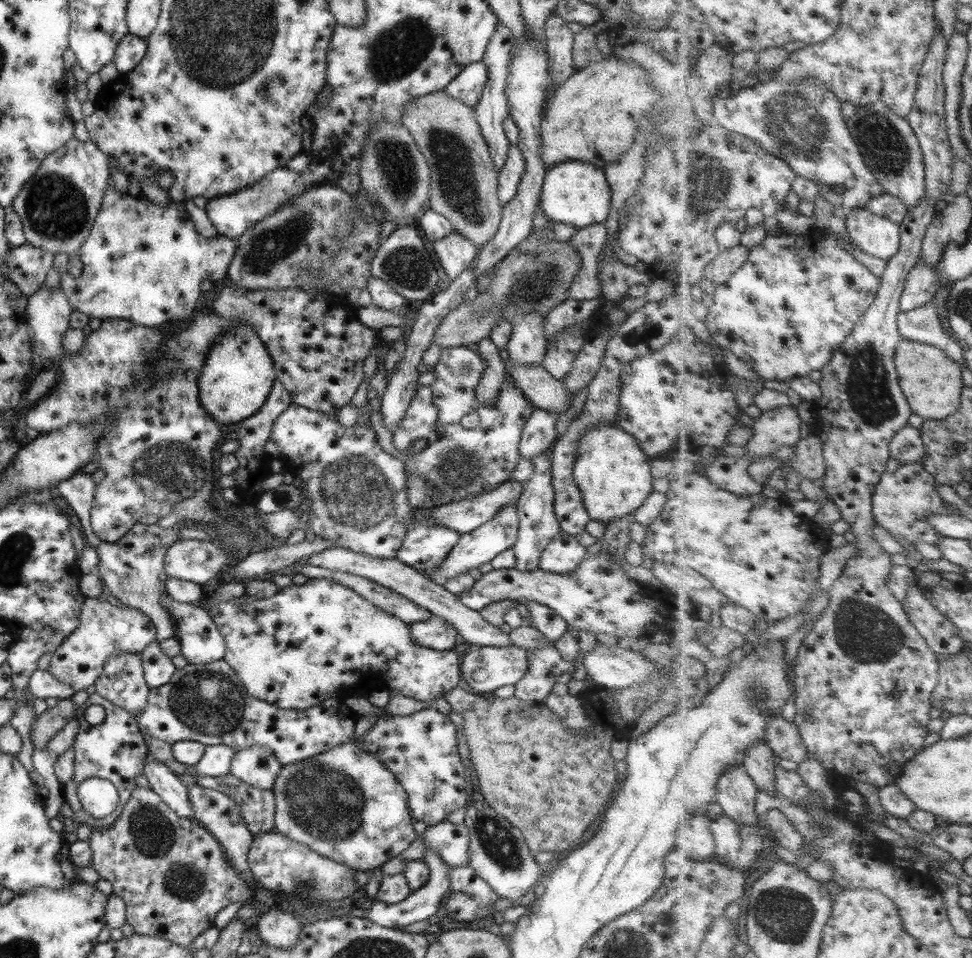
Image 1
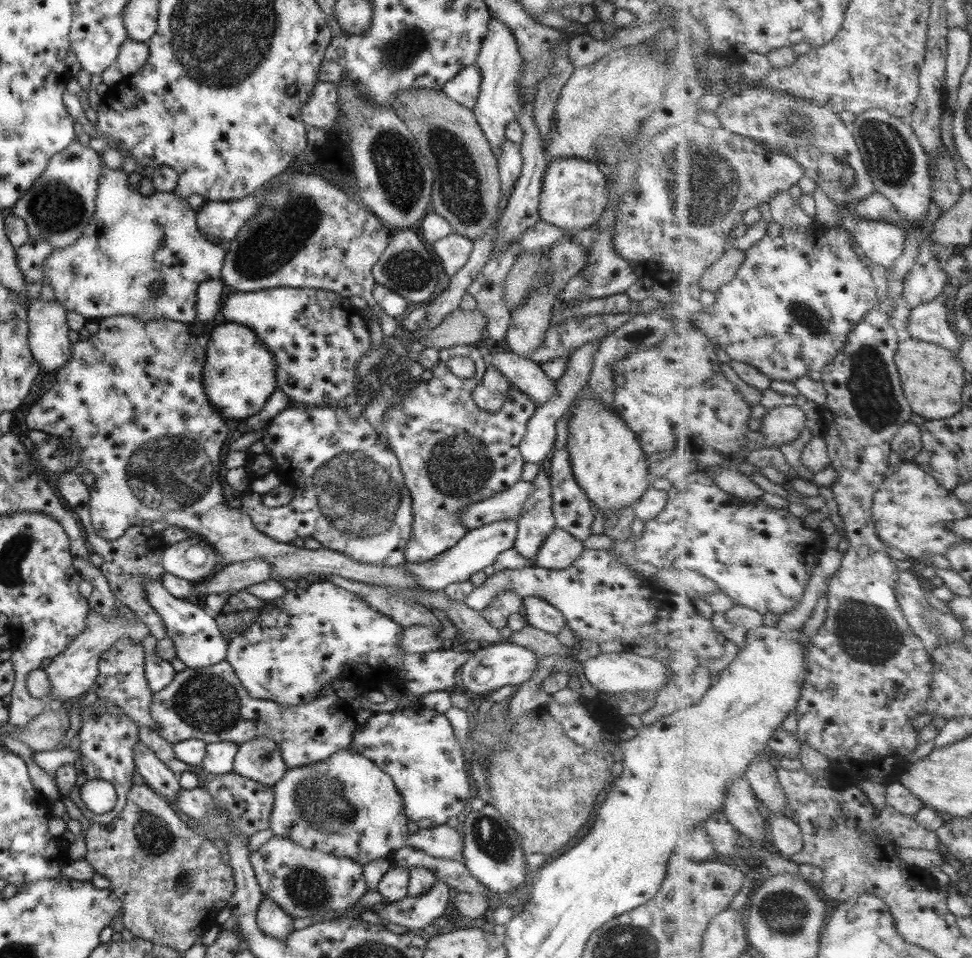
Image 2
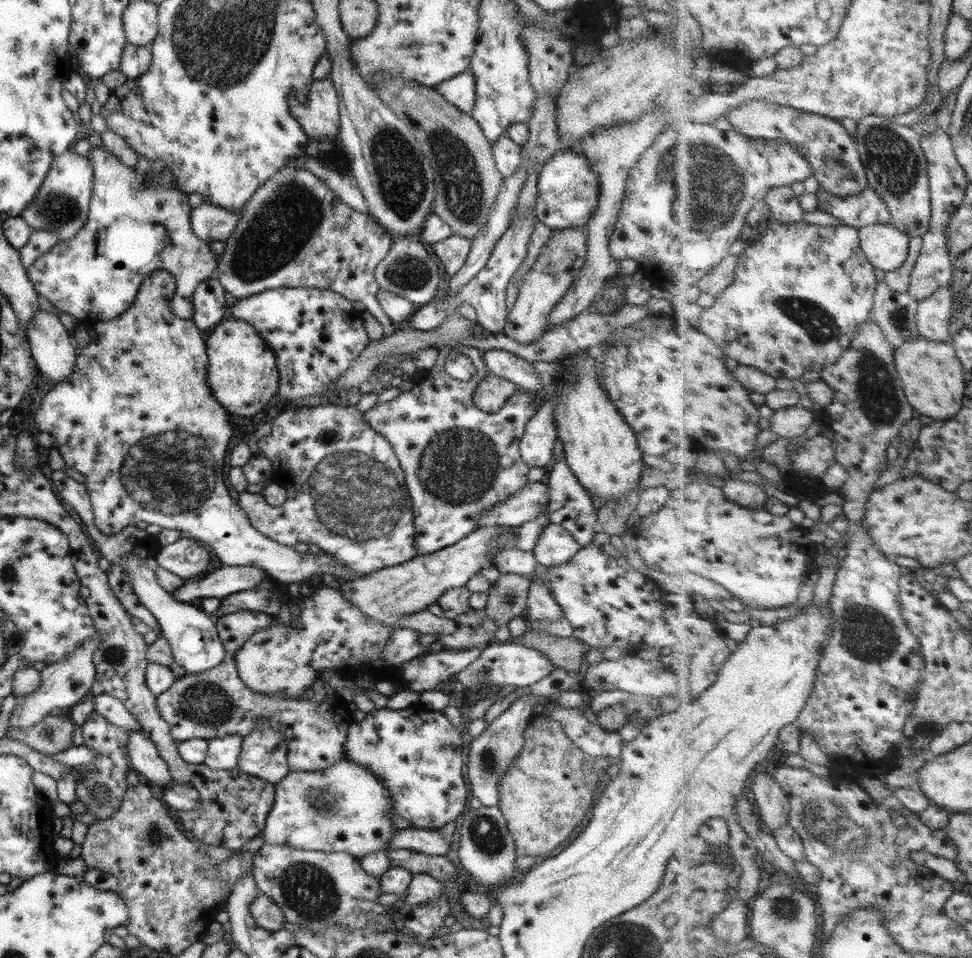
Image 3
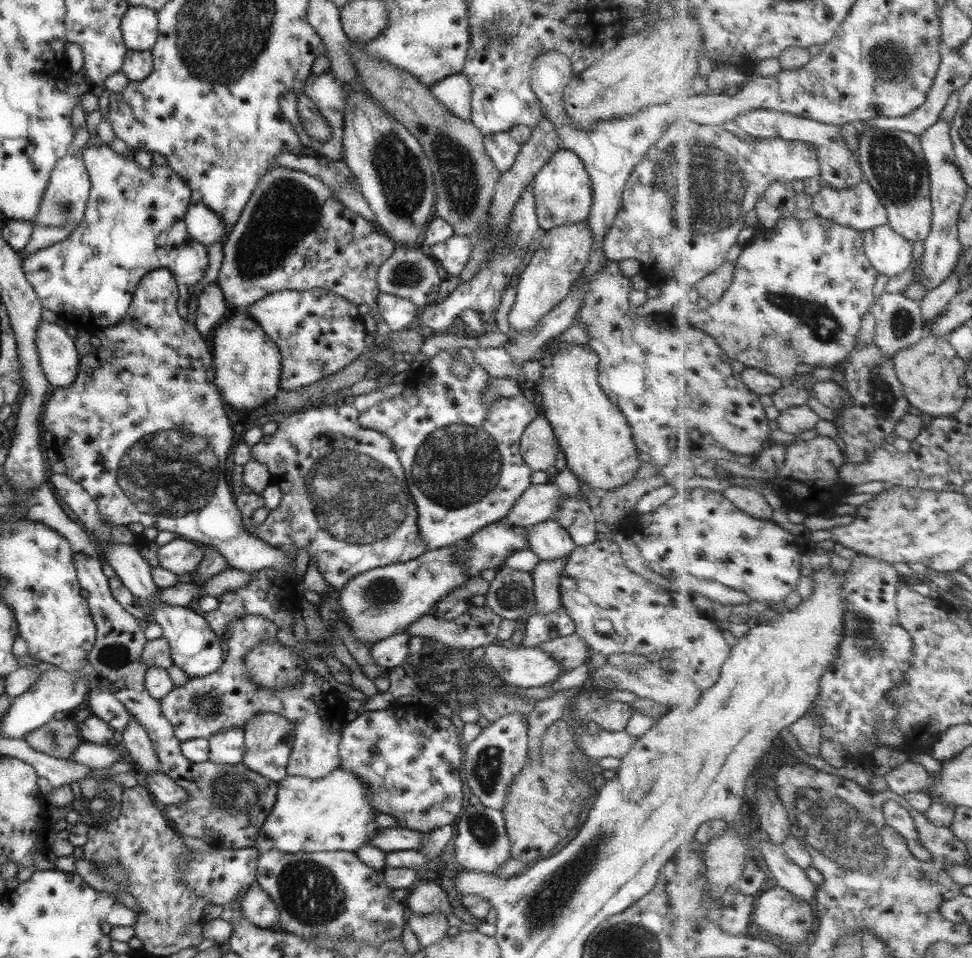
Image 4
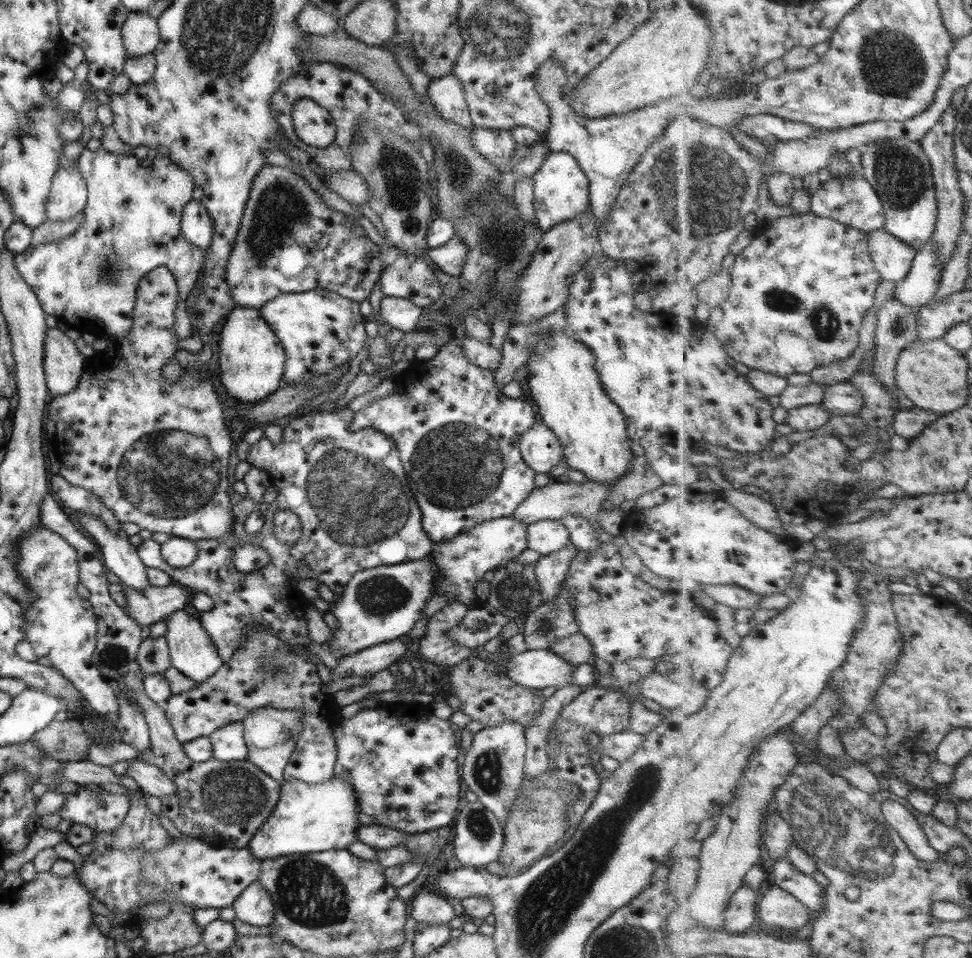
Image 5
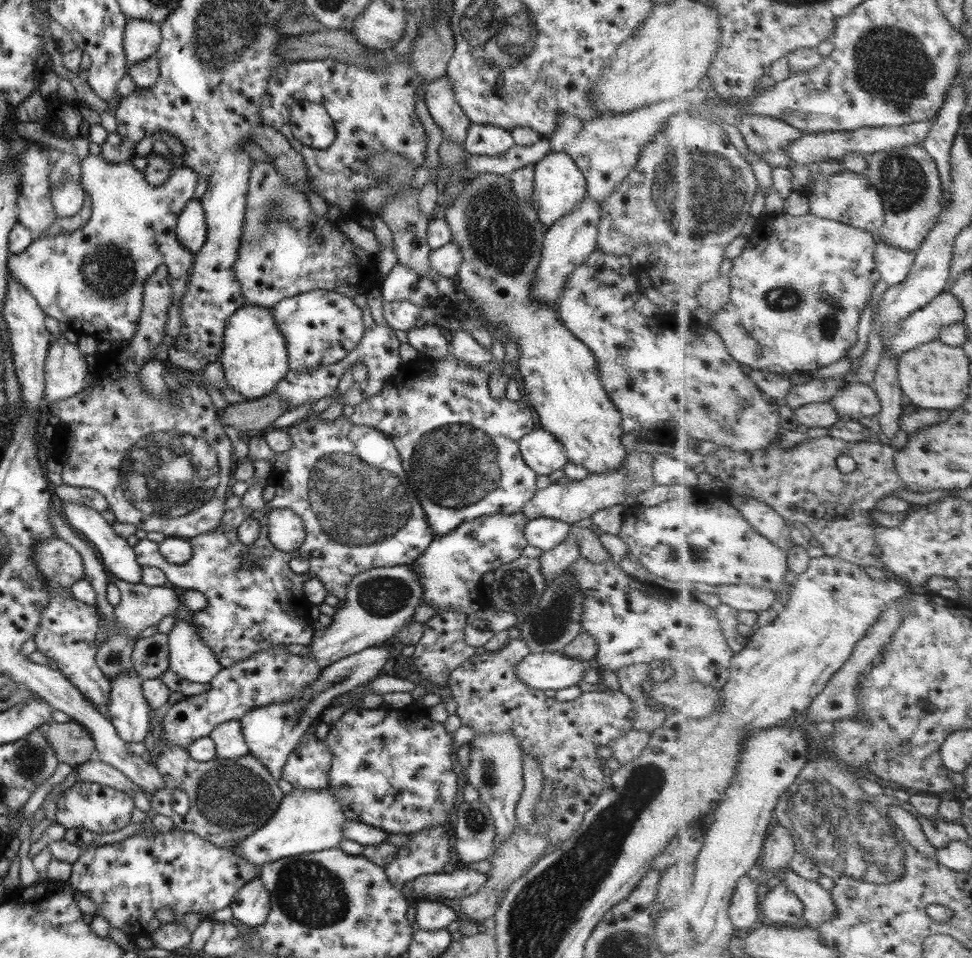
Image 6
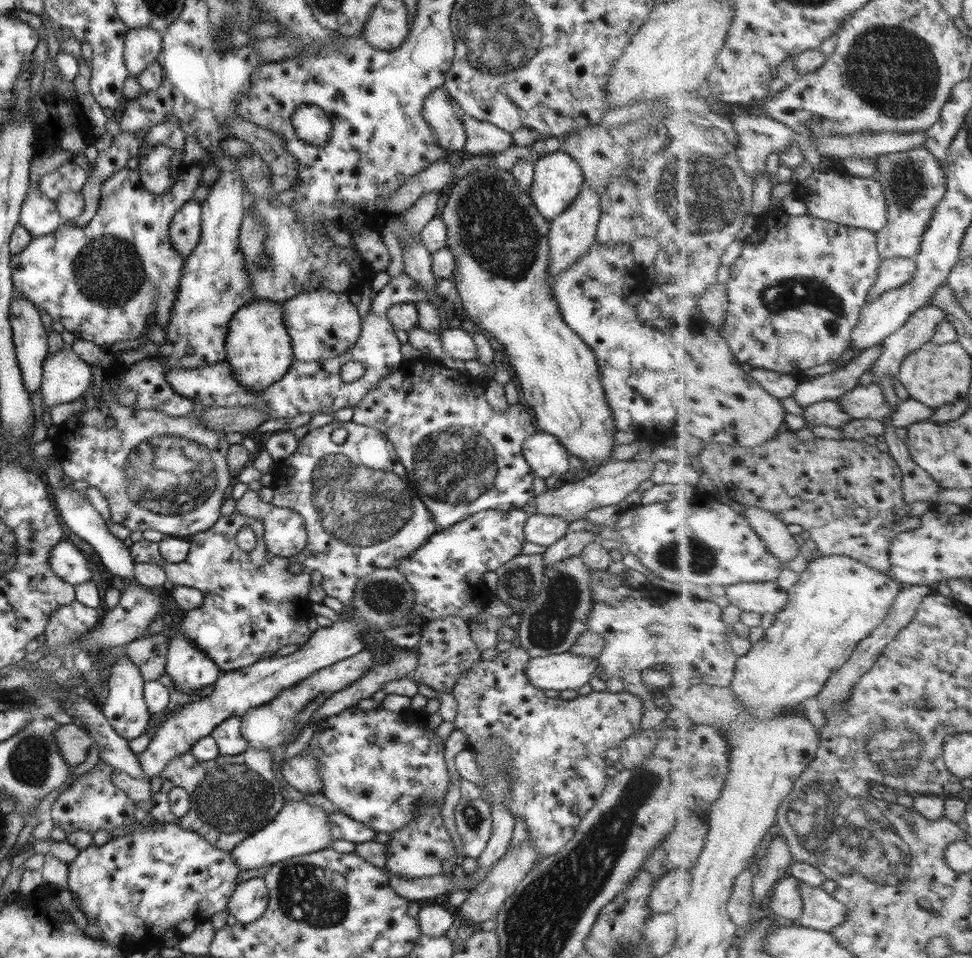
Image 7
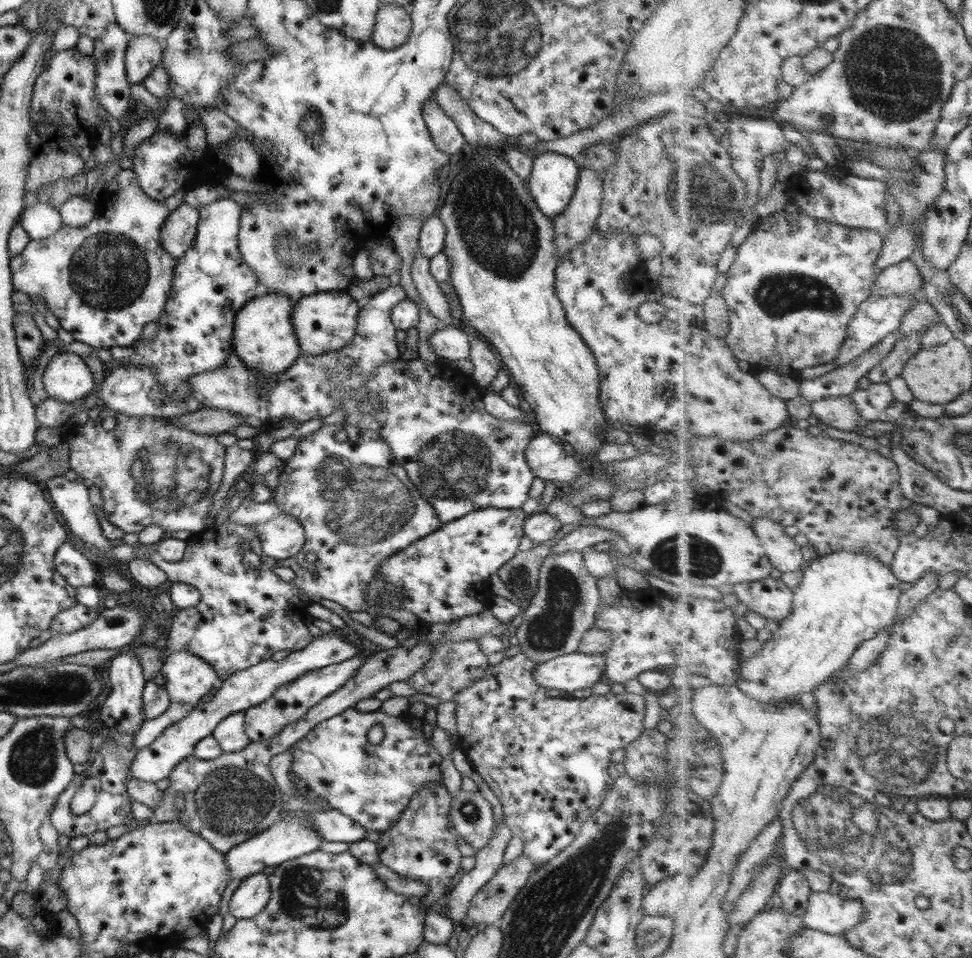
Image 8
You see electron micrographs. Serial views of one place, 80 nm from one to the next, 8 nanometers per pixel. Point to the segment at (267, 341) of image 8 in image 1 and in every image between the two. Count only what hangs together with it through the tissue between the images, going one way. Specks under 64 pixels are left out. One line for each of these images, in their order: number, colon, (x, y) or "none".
1: (237, 375)
2: (238, 376)
3: (242, 375)
4: (246, 364)
5: (251, 359)
6: (254, 358)
7: (258, 349)

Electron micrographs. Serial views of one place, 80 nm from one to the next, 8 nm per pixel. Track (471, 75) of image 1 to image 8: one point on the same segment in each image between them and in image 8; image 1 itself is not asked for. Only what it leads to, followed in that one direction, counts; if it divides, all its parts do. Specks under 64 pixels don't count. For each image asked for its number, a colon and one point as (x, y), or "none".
2: (463, 88)
3: (458, 91)
4: (453, 92)
5: (445, 93)
6: (445, 112)
7: (436, 110)
8: (443, 131)

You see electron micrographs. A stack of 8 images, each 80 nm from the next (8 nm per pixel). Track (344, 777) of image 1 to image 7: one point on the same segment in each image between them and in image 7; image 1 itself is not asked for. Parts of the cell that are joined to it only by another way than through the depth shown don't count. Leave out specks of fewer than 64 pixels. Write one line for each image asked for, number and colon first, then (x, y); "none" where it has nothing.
2: (345, 806)
3: (344, 808)
4: (331, 813)
5: (308, 818)
6: (306, 821)
7: (299, 828)

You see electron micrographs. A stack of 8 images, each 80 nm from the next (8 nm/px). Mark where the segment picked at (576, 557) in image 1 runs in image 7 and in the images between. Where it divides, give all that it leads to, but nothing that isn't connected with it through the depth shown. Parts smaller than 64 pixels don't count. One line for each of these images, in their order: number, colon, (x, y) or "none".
2: (559, 549)
3: (554, 545)
4: (548, 540)
5: (544, 536)
6: (544, 533)
7: (544, 530)

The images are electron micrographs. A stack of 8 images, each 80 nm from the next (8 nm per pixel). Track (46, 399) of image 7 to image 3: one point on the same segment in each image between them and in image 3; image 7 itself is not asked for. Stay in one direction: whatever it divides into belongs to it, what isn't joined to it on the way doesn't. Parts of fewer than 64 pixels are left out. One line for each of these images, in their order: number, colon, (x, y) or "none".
3: (51, 347)
4: (58, 358)
5: (63, 364)
6: (65, 371)

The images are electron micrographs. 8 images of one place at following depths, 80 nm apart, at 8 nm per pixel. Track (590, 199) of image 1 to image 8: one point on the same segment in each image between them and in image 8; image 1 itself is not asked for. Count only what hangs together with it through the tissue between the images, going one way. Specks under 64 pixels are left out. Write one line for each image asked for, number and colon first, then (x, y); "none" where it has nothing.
2: (573, 191)
3: (567, 190)
4: (561, 188)
5: (560, 190)
6: (557, 185)
7: (556, 178)
8: (551, 183)

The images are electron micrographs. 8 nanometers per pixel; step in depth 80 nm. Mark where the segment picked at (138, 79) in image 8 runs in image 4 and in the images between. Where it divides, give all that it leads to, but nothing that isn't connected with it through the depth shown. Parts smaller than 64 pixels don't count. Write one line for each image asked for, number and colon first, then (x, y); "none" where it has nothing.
4: (138, 26)
5: (140, 35)
6: (140, 40)
7: (142, 45)

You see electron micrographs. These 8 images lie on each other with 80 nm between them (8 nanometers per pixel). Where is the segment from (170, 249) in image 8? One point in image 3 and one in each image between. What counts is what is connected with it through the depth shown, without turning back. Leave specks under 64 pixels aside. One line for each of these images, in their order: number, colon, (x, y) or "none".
3: (209, 223)
4: (201, 224)
5: (196, 227)
6: (190, 229)
7: (184, 229)

